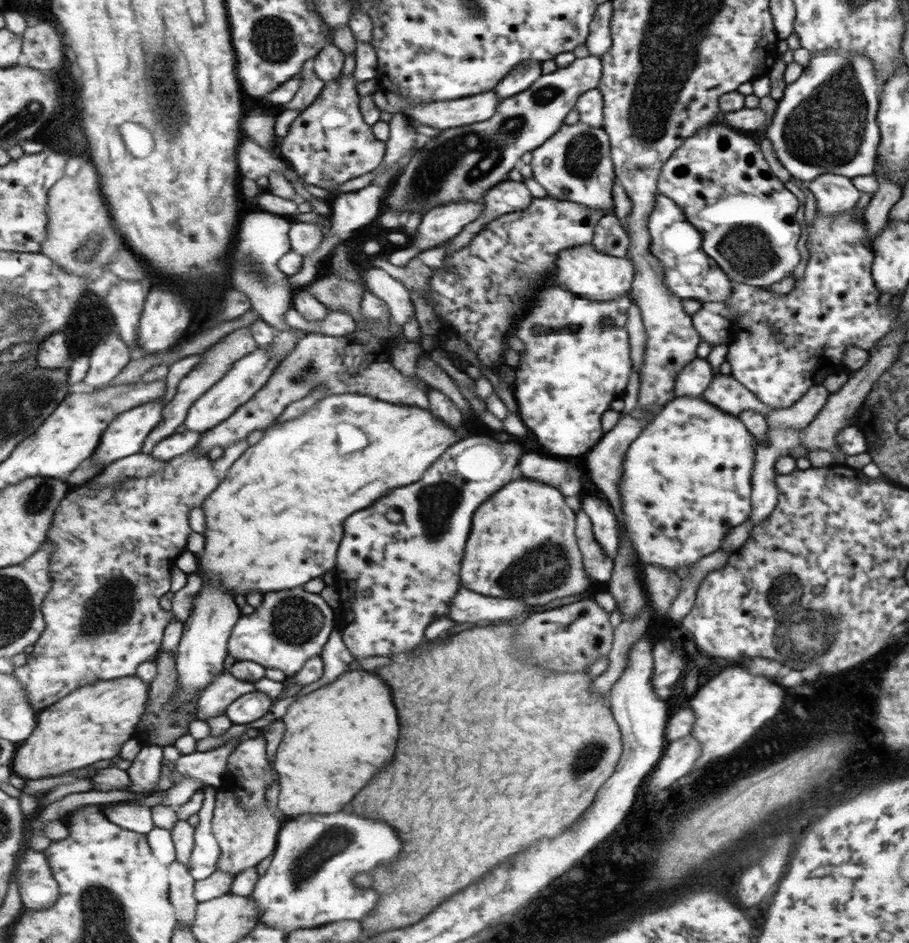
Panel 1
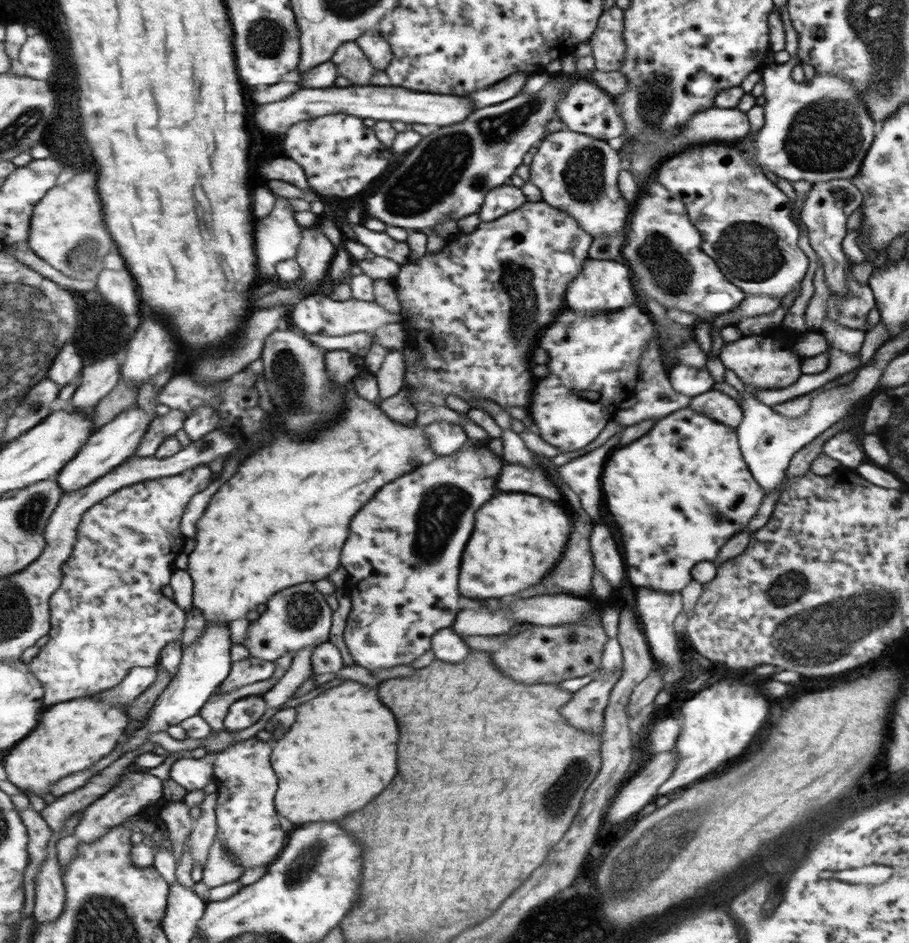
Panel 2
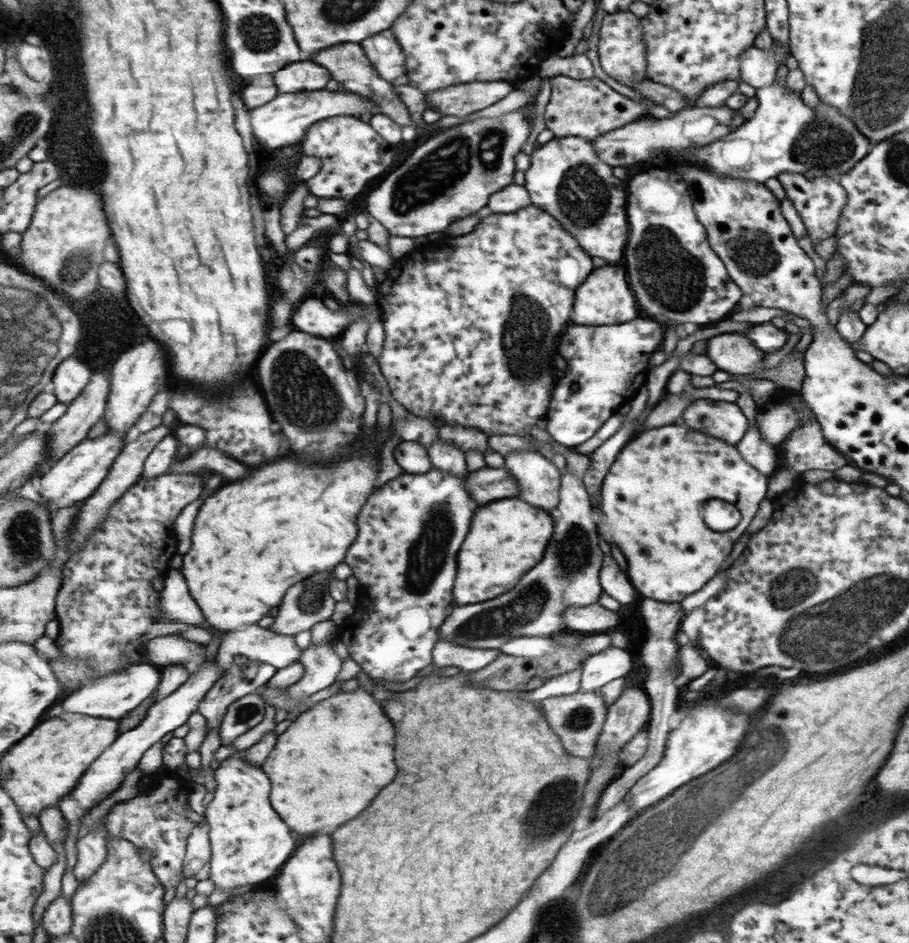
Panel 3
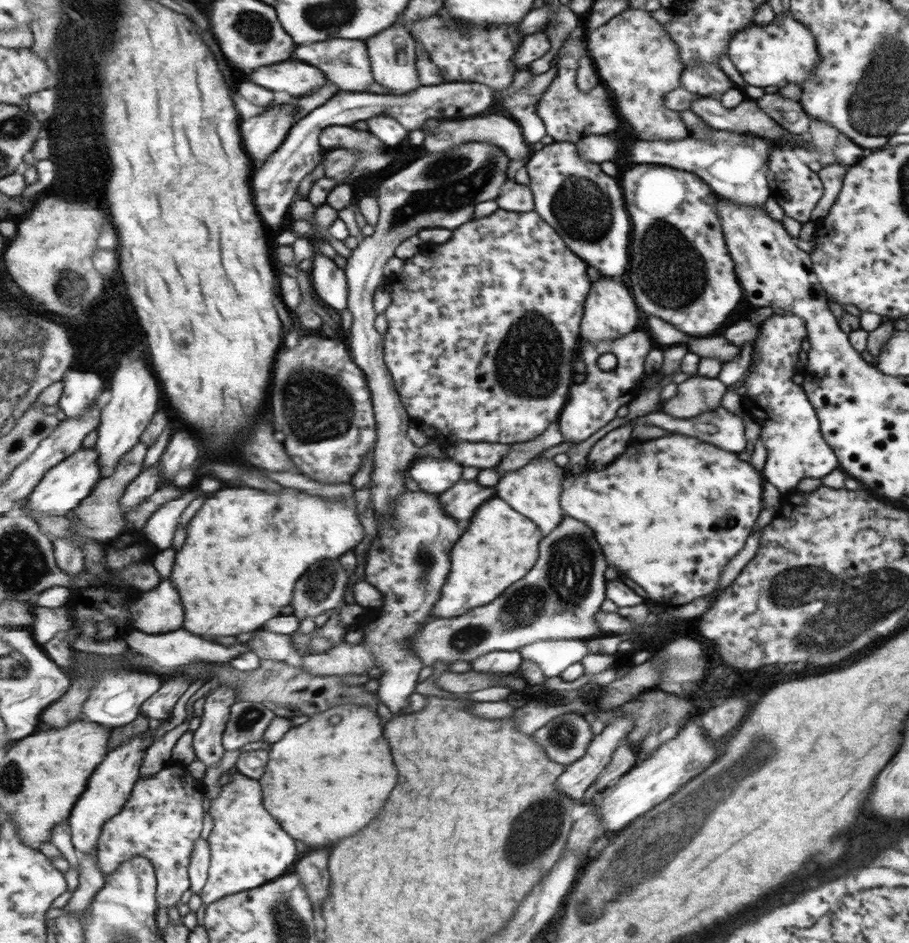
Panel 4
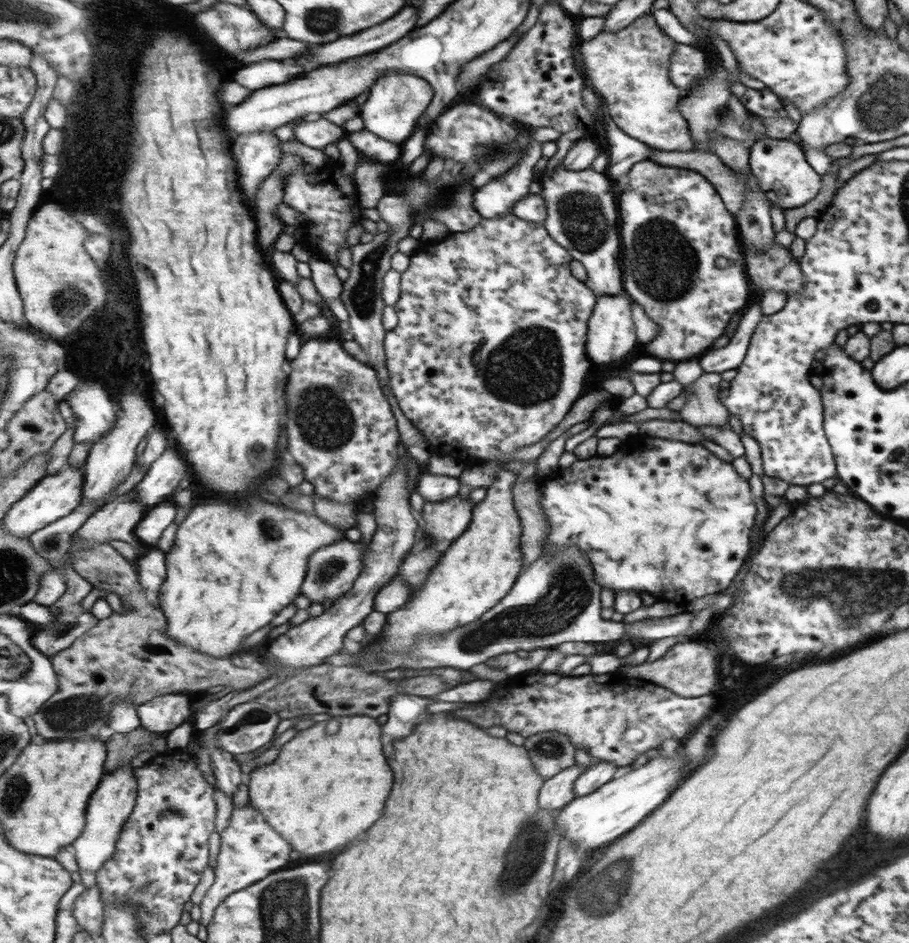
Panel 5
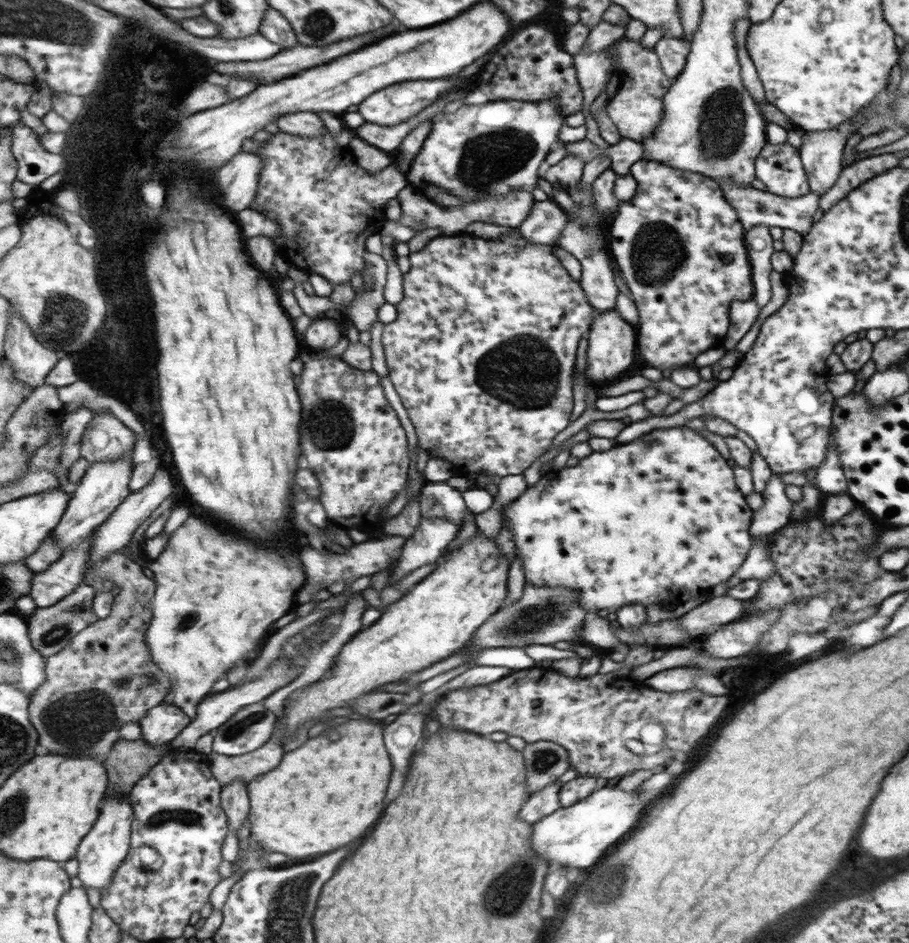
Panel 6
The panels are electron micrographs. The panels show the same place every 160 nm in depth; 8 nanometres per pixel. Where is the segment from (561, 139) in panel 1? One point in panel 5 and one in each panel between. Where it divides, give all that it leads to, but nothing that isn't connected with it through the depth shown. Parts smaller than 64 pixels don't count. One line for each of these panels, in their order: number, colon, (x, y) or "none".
2: (573, 171)
3: (567, 179)
4: (585, 206)
5: (582, 216)

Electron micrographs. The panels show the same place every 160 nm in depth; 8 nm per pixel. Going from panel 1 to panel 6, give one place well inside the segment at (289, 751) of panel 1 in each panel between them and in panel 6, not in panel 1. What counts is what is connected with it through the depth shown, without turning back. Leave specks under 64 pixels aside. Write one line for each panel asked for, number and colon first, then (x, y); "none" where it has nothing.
2: (341, 752)
3: (329, 765)
4: (323, 782)
5: (351, 778)
6: (325, 795)

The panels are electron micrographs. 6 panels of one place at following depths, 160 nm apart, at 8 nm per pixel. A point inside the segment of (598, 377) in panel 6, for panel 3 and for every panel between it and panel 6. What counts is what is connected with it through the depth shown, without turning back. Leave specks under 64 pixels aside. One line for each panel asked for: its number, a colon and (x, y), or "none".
3: (603, 298)
4: (609, 312)
5: (611, 335)

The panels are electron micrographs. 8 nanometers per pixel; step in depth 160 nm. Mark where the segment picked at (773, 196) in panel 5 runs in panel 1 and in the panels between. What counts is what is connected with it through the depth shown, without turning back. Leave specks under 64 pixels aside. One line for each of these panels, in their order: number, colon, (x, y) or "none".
1: (834, 194)
2: (824, 212)
3: (819, 201)
4: (796, 188)

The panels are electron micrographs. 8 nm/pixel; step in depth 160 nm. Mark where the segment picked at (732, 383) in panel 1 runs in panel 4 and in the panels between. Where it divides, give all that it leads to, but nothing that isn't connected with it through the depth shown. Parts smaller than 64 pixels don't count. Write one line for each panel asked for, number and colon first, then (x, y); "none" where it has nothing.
2: (717, 405)
3: (724, 420)
4: (721, 428)

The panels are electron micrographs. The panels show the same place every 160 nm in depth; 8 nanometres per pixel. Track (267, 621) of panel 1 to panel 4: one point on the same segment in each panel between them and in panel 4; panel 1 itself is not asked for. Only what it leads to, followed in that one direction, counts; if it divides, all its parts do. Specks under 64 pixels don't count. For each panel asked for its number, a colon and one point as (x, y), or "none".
2: (300, 617)
3: (311, 602)
4: (322, 588)

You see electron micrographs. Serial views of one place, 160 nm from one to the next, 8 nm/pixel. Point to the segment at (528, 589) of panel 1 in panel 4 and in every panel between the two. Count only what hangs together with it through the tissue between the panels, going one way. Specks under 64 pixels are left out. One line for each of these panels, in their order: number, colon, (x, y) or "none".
2: (520, 537)
3: (511, 536)
4: (499, 546)

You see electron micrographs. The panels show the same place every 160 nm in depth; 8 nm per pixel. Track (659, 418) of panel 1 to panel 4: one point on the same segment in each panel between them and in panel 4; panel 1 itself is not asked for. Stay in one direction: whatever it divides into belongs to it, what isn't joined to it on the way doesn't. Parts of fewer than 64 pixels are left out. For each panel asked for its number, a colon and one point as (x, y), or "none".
2: (678, 494)
3: (649, 500)
4: (646, 508)

